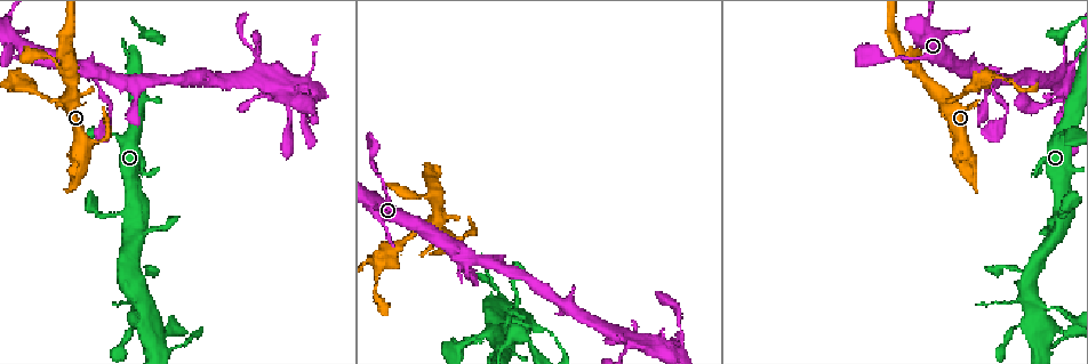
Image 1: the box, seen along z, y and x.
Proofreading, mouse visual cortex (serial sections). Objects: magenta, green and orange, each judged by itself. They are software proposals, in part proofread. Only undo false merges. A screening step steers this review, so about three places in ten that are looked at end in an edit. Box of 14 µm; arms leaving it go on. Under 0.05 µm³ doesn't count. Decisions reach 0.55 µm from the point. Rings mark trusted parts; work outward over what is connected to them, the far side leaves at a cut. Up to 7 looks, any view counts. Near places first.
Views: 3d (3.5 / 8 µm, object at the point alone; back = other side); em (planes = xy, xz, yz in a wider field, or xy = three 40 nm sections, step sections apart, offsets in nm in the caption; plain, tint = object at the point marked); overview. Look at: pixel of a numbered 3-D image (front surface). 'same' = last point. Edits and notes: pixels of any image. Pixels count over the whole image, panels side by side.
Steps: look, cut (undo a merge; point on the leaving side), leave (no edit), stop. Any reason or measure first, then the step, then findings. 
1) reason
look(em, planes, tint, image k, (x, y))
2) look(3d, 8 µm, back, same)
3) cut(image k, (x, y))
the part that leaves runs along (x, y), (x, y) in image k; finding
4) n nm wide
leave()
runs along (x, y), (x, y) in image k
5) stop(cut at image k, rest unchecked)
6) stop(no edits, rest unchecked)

thick turns thin
look(3d, 3.5 µm, image 1, (951, 102))

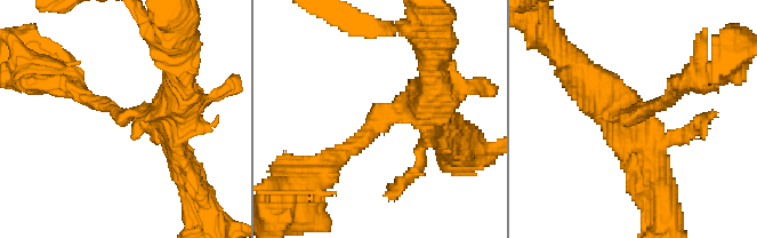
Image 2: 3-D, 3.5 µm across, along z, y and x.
leave()
runs along (178, 153), (161, 111), (122, 114), (80, 90) in image 2; all the same cell

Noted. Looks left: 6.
look(3d, 3.5 µm, image 1, (987, 78))

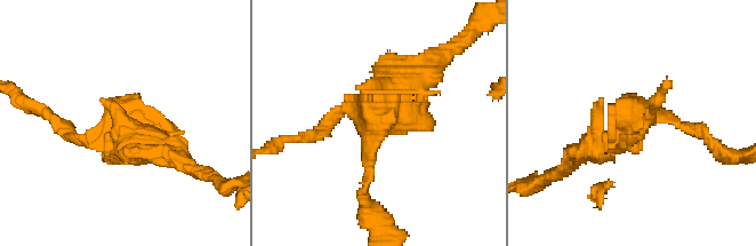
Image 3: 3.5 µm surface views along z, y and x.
look(em, xy, step 2, tint, image 3, (630, 124))

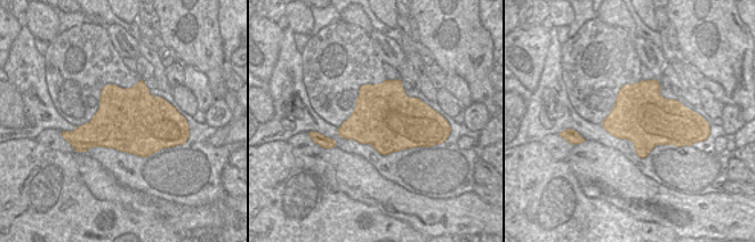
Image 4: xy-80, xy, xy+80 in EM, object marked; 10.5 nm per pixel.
leave()
runs along (425, 69), (372, 125), (366, 183) in image 3; one cell here

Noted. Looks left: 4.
narrows sharply
look(3d, 3.5 µm, back, image 1, (676, 339))

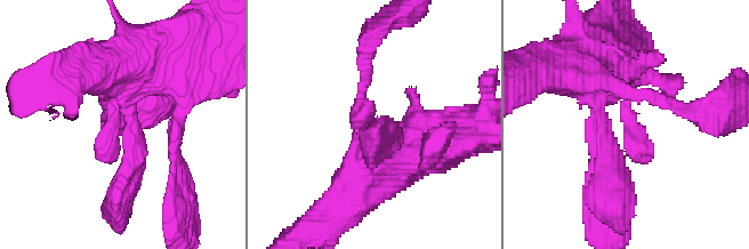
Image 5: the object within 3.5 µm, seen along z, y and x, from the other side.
look(em, xy, step 1, tint, image 5, (624, 104))

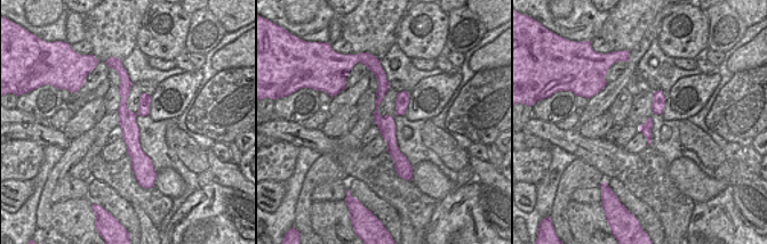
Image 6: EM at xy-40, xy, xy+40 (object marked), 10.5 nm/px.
cut it another way
look(em, xy, step 3, tint, same)

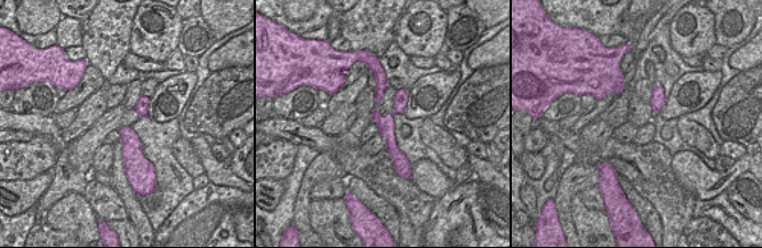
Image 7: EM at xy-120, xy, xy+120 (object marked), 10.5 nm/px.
leave()
runs along (376, 71), (375, 113), (398, 167) in image 7; all the same cell

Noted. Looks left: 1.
stop(no edits, rest unchecked)

